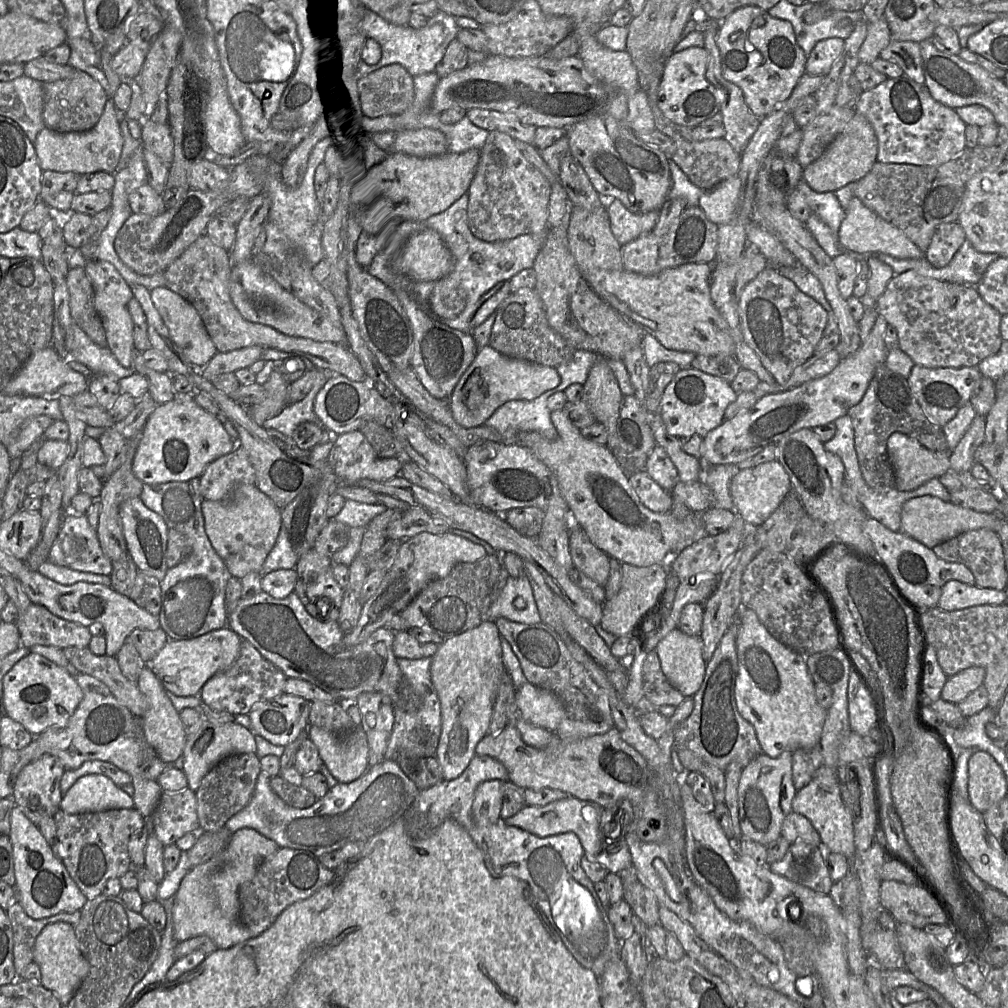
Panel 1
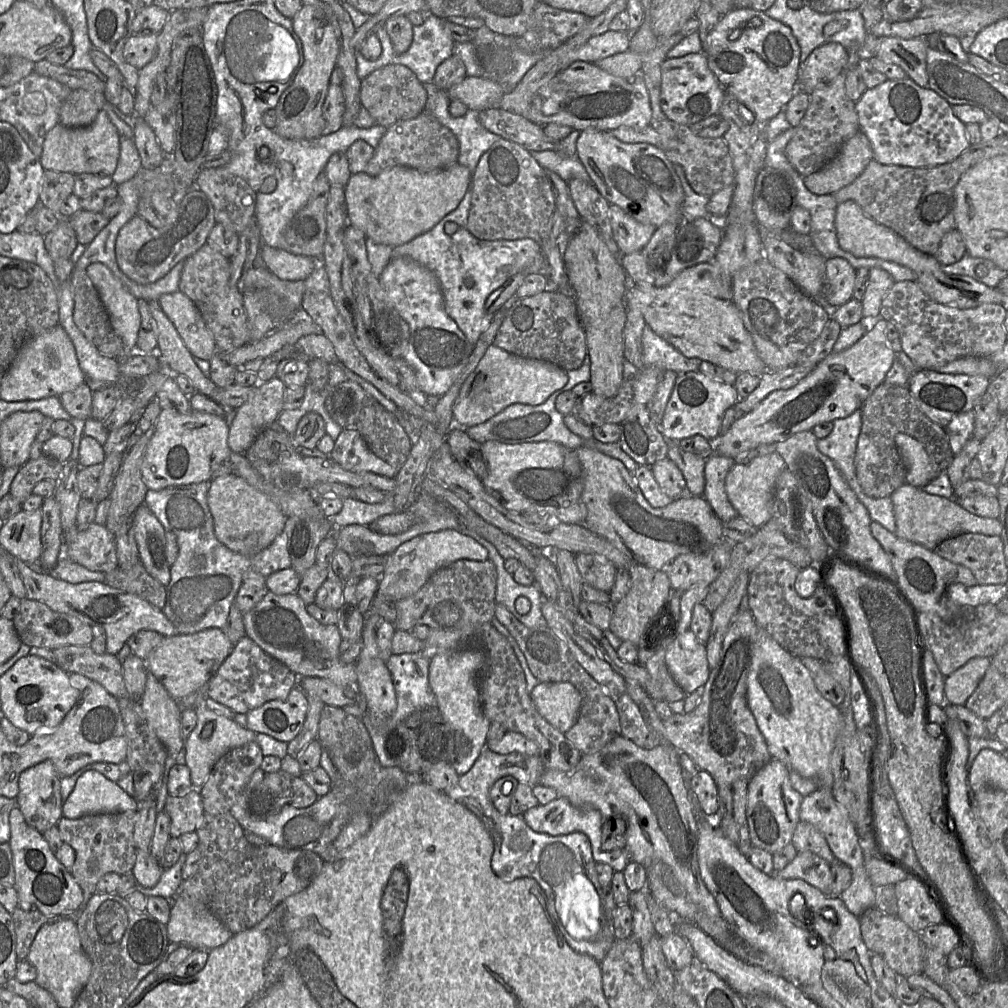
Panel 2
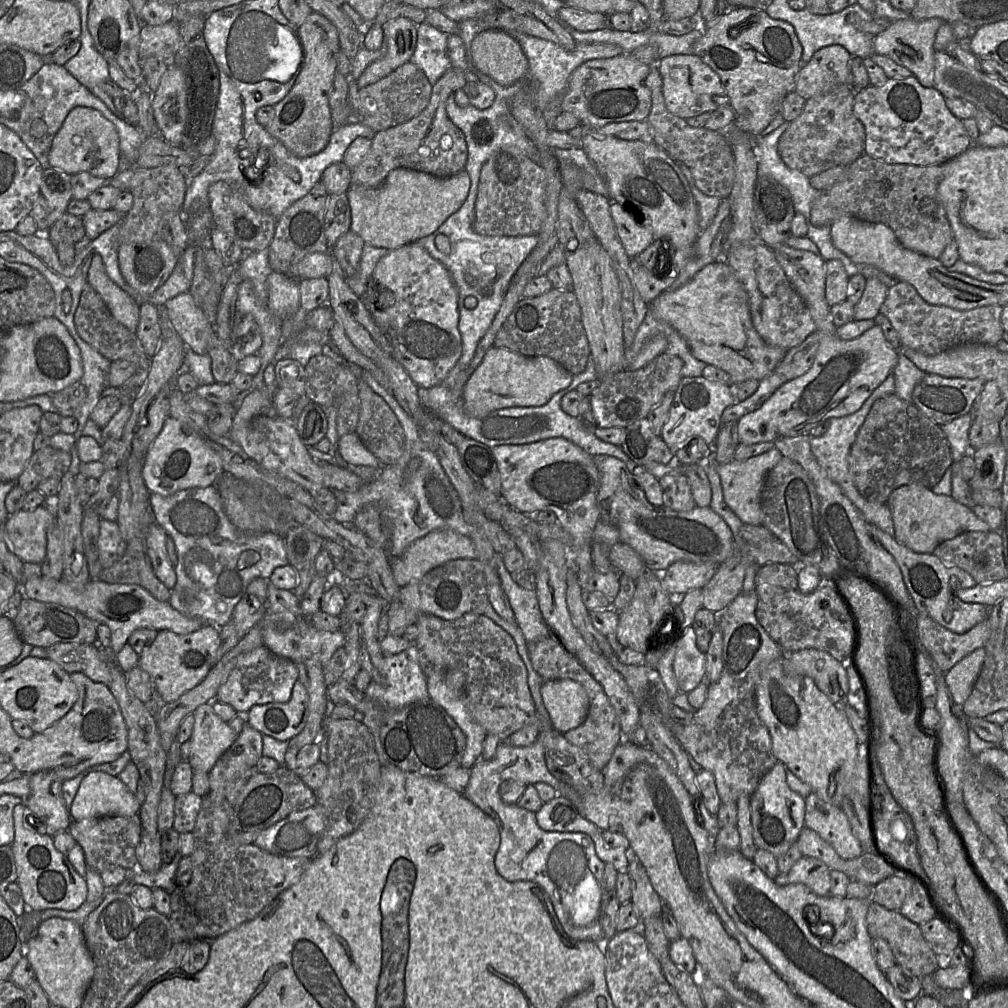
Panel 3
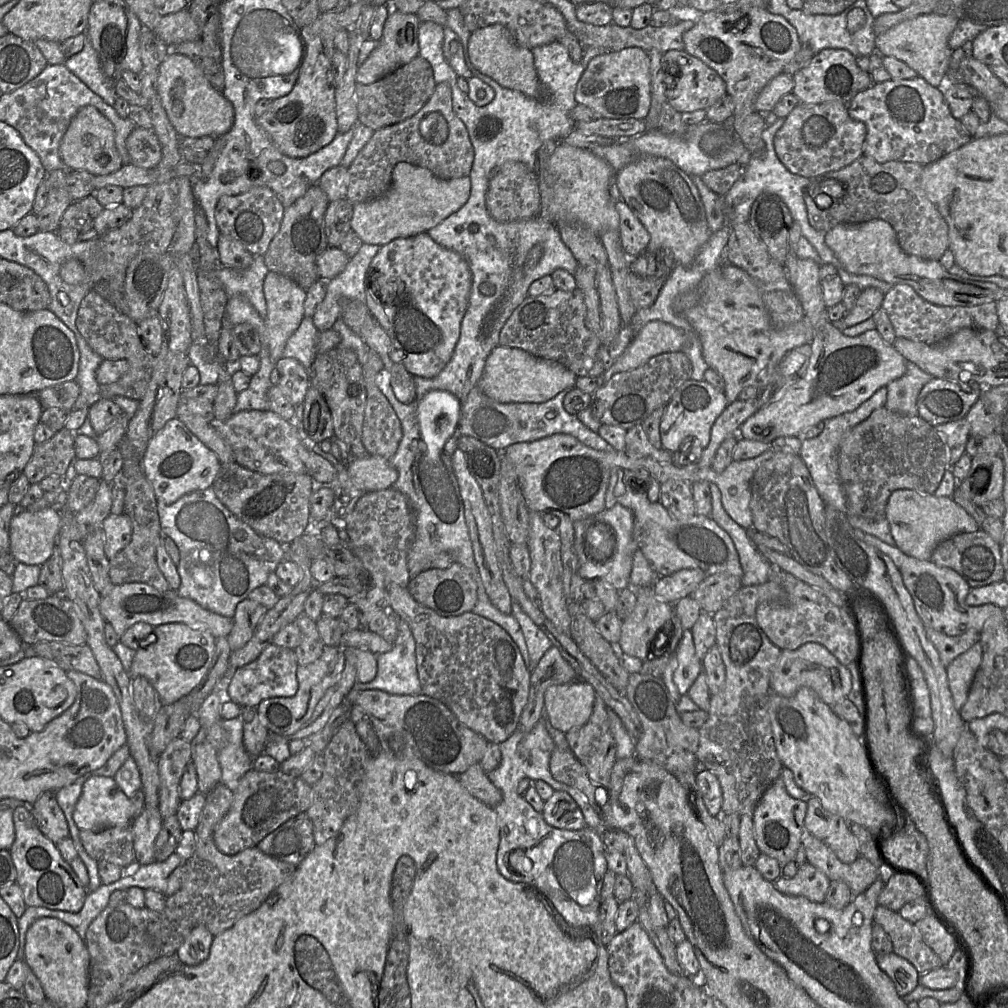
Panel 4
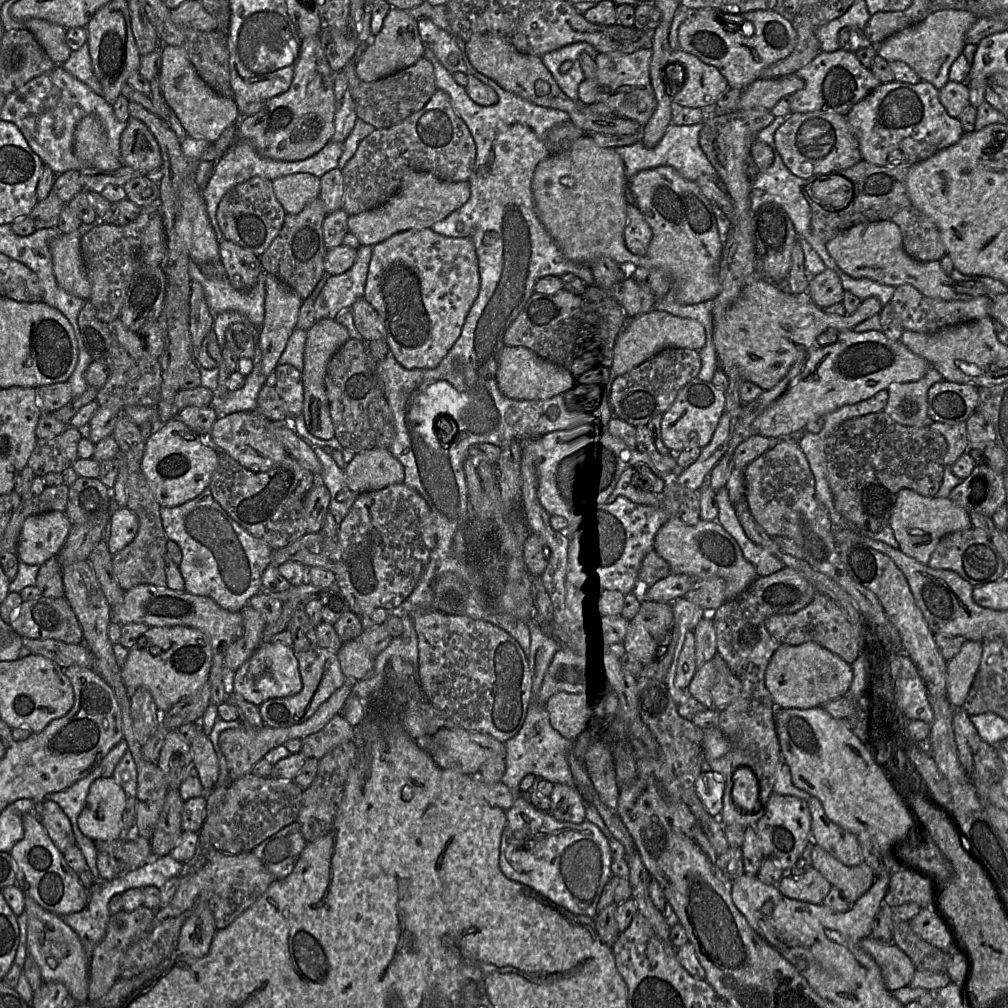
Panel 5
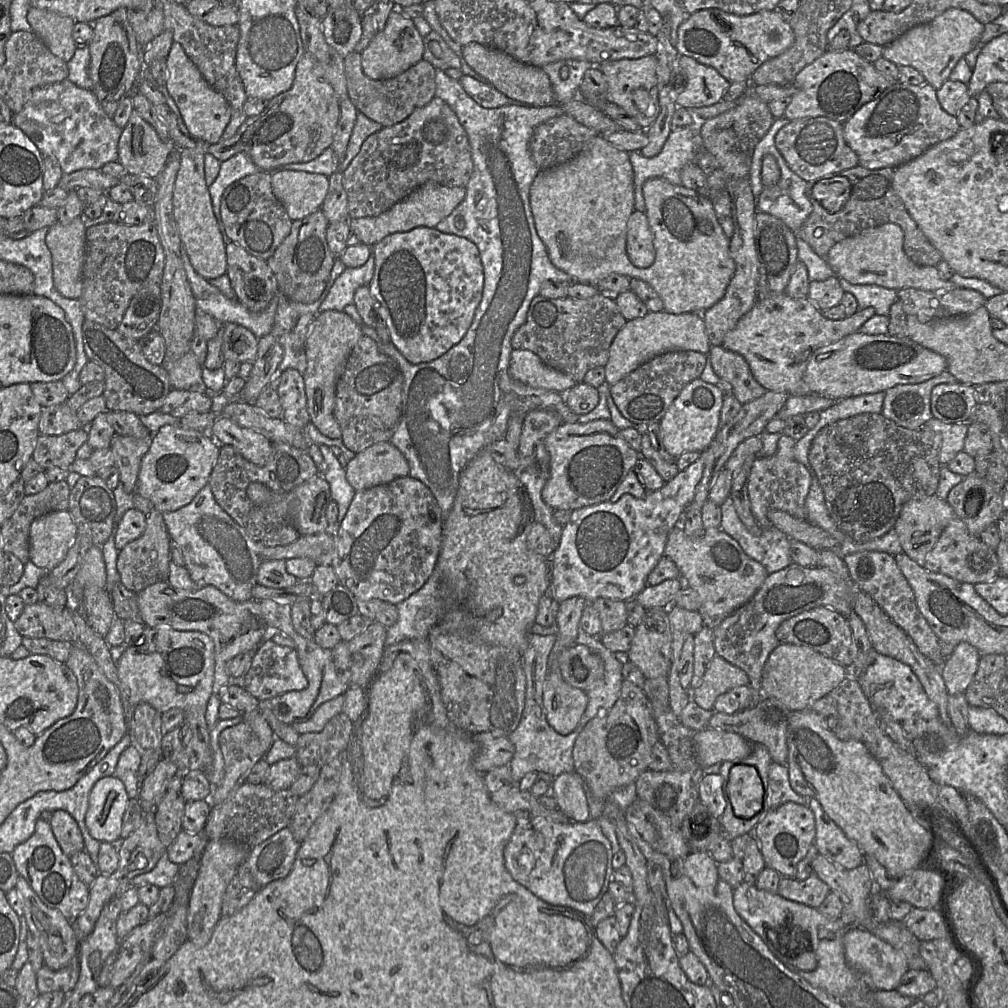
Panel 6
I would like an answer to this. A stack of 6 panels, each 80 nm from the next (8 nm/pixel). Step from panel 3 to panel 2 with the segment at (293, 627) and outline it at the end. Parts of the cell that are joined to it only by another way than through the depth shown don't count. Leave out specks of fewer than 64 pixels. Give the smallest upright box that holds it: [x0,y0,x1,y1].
[243,591,357,686]

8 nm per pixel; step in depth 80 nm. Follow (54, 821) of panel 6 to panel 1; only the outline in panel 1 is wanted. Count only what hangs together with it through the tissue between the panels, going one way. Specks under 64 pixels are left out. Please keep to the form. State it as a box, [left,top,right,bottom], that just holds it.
[13,754,65,825]

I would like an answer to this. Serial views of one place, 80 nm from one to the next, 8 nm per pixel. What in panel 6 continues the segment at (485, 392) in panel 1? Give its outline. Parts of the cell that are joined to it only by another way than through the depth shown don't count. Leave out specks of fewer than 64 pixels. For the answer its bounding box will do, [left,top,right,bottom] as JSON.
[509,349,577,393]

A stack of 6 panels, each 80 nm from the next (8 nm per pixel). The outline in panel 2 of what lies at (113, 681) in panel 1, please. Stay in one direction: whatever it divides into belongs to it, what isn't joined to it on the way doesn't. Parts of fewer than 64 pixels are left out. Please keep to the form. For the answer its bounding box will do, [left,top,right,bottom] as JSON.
[53,645,128,698]

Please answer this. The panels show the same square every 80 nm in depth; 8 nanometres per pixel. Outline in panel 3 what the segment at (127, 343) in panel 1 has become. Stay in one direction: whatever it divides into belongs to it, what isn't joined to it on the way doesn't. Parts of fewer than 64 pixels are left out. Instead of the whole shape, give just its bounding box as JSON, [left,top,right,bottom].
[87,255,140,332]

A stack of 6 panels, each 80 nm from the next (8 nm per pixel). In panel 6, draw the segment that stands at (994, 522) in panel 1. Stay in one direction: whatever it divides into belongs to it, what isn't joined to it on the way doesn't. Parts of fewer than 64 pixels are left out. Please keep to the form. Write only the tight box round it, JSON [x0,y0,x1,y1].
[893,495,955,567]

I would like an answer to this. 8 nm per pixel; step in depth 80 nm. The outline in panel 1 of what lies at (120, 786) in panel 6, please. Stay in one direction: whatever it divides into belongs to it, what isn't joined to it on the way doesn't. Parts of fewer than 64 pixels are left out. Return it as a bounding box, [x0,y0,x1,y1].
[60,774,134,814]

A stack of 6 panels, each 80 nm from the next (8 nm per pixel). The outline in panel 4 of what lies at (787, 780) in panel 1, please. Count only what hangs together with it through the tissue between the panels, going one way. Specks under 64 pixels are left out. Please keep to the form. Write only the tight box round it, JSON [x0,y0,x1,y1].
[752,777,809,867]

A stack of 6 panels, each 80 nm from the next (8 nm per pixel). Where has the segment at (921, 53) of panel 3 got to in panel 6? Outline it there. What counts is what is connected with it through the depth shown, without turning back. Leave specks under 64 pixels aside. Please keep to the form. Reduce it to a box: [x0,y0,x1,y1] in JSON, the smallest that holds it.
[883,8,984,90]

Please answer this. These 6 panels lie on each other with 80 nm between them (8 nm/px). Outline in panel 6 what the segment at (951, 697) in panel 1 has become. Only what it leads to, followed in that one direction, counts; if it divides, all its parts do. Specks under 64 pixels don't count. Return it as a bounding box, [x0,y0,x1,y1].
[941,642,981,694]

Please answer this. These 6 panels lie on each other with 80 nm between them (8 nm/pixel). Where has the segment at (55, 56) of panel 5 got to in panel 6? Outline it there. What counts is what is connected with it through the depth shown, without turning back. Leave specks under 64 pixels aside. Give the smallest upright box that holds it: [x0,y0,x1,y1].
[27,7,77,62]

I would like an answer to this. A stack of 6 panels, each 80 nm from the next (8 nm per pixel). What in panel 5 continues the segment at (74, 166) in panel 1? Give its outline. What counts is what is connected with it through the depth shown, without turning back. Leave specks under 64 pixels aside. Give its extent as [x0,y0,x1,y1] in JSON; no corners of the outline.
[73,115,123,171]

